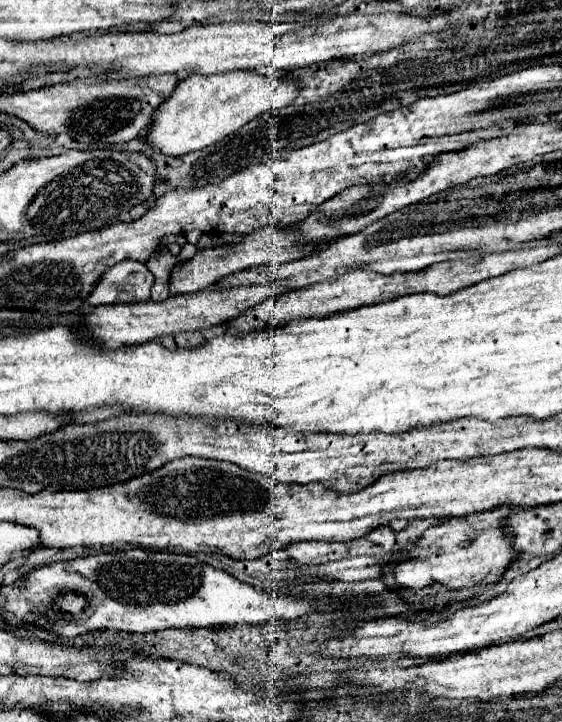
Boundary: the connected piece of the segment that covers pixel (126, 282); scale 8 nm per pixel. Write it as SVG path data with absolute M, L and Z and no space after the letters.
M124 259L110 267L94 285L94 291L90 291L86 303L88 305L114 305L114 303L140 303L150 299L150 287L154 283L152 273L148 271L146 263Z

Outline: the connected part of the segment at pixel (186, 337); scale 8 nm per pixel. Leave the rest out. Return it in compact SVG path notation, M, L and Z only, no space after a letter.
M192 331L192 333L176 333L174 339L176 339L178 345L184 345L184 347L196 347L196 345L204 343L204 335L202 335L200 331Z

